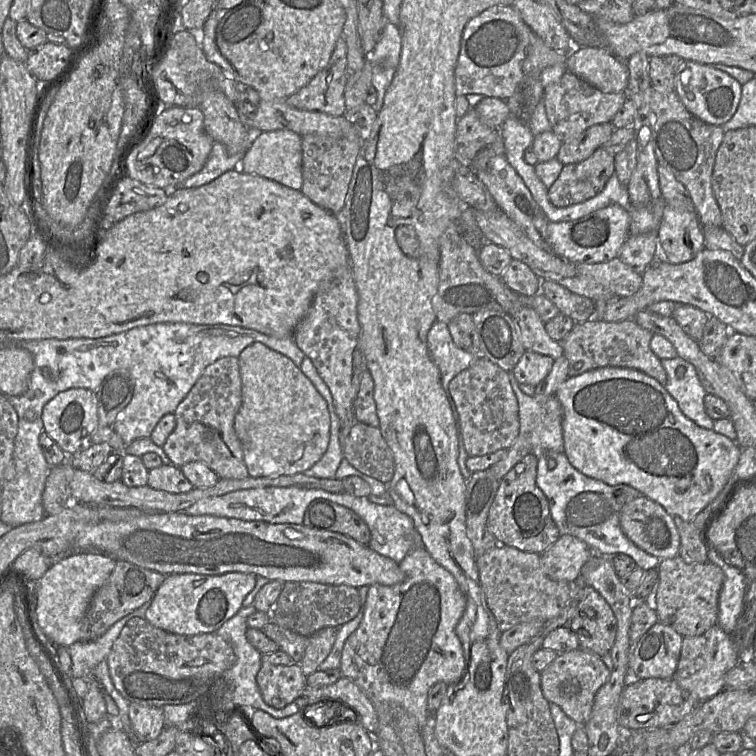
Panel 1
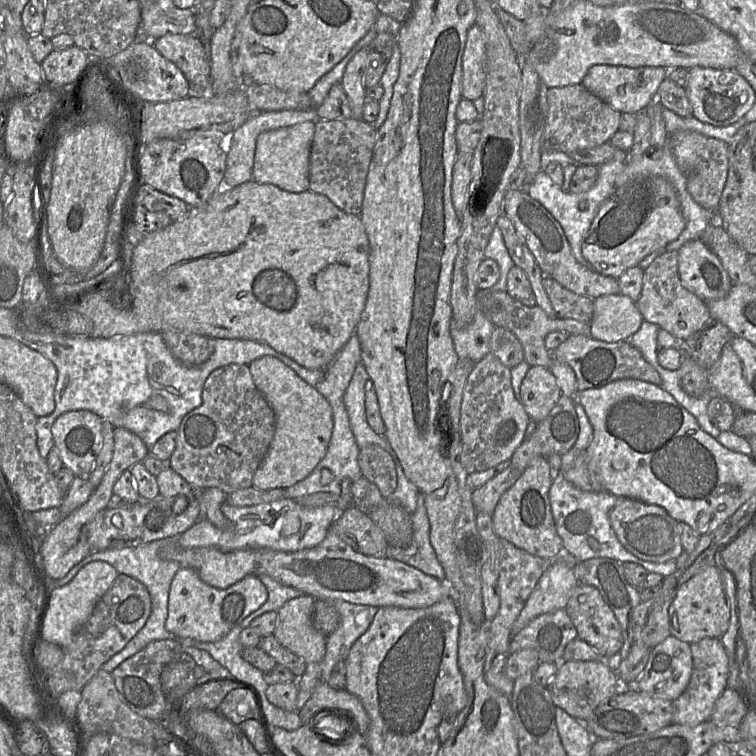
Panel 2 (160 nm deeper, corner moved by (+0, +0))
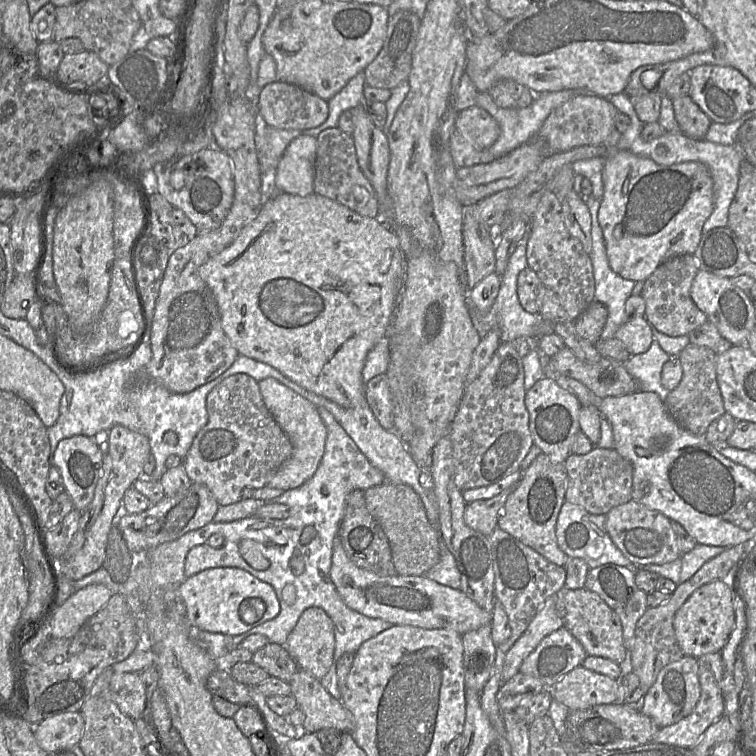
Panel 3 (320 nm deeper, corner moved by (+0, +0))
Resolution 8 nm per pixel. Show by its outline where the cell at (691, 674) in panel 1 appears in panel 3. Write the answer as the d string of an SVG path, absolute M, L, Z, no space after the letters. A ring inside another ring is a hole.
M709 653L697 658L700 683L700 697L694 710L680 721L659 728L652 742L692 749L696 746L707 728L725 714L725 703L721 691L723 661L720 653Z

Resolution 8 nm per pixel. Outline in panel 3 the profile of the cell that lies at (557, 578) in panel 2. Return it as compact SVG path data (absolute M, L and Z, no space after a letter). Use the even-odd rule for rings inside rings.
M556 595L548 597L527 629L507 651L502 667L502 682L508 681L520 671L524 659L534 651L541 640L564 626L556 611Z

